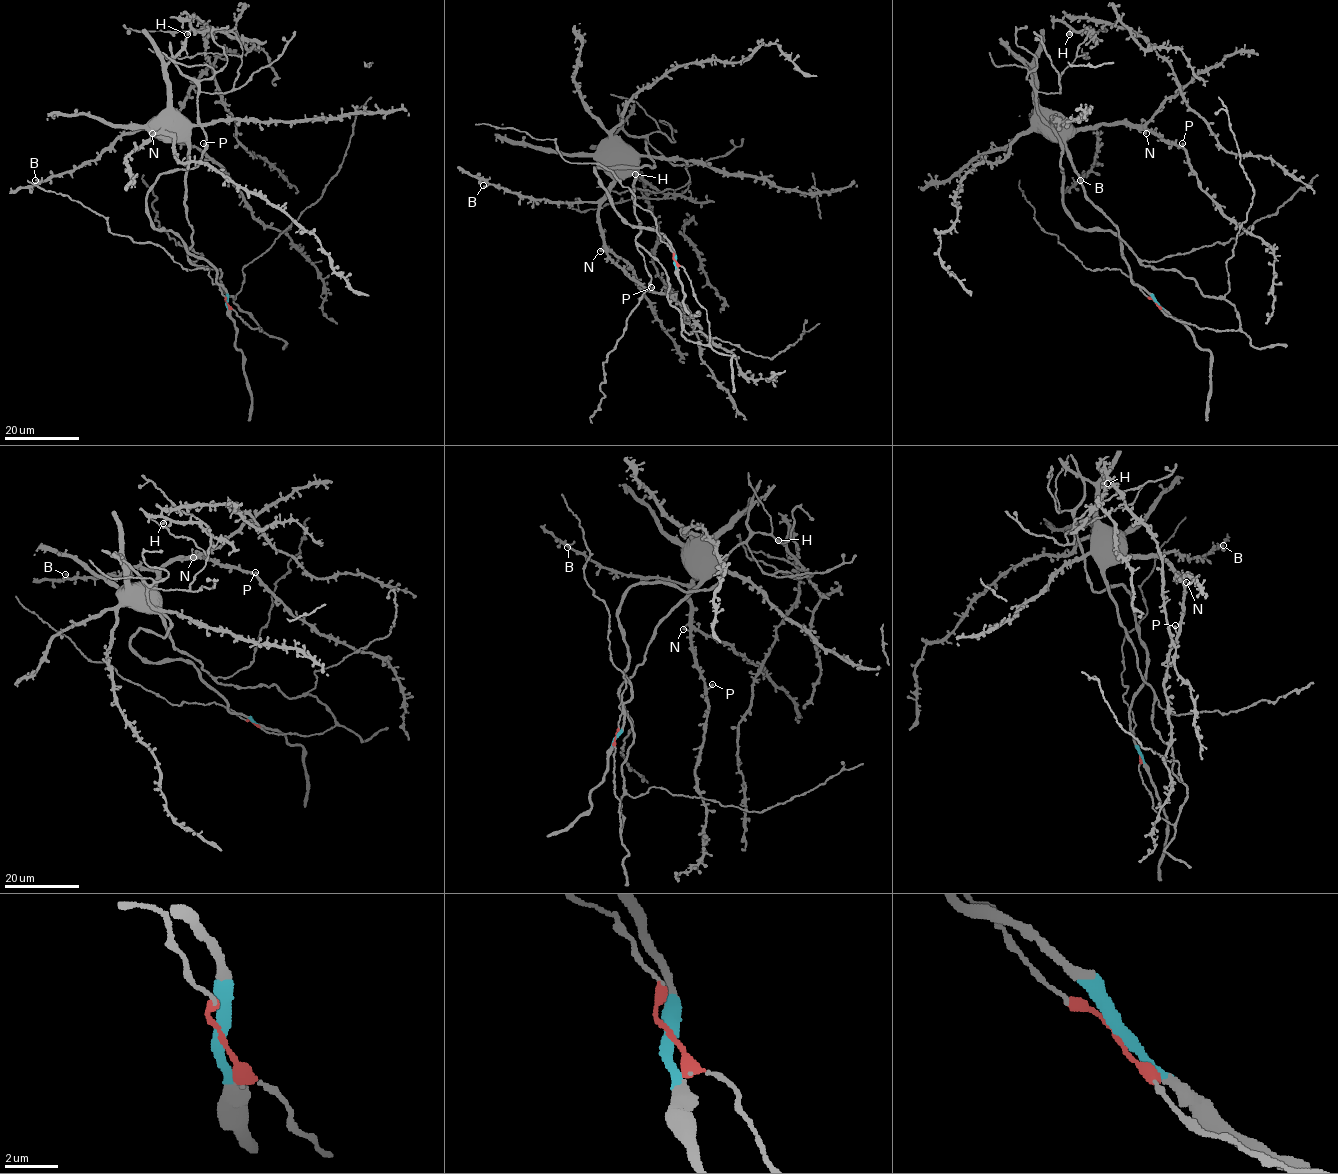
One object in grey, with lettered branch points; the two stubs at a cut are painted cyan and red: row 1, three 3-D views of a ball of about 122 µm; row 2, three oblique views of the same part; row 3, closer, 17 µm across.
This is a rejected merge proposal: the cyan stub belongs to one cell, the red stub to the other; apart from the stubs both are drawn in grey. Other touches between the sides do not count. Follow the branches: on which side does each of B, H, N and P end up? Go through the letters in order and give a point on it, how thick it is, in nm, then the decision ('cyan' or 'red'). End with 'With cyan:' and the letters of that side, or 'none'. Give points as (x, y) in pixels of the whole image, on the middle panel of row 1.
B: (483, 185) | 300 nm | red
H: (635, 174) | 440 nm | cyan
N: (600, 251) | 400 nm | red
P: (651, 287) | 420 nm | red
With cyan: H

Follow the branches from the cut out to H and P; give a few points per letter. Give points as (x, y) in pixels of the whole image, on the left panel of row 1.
H: (227, 302), (146, 206), (199, 163), (198, 95), (229, 92), (242, 62), (231, 32), (186, 34)
P: (227, 302), (262, 330), (223, 290), (219, 270), (188, 258), (188, 148), (151, 124), (202, 150), (203, 142)

